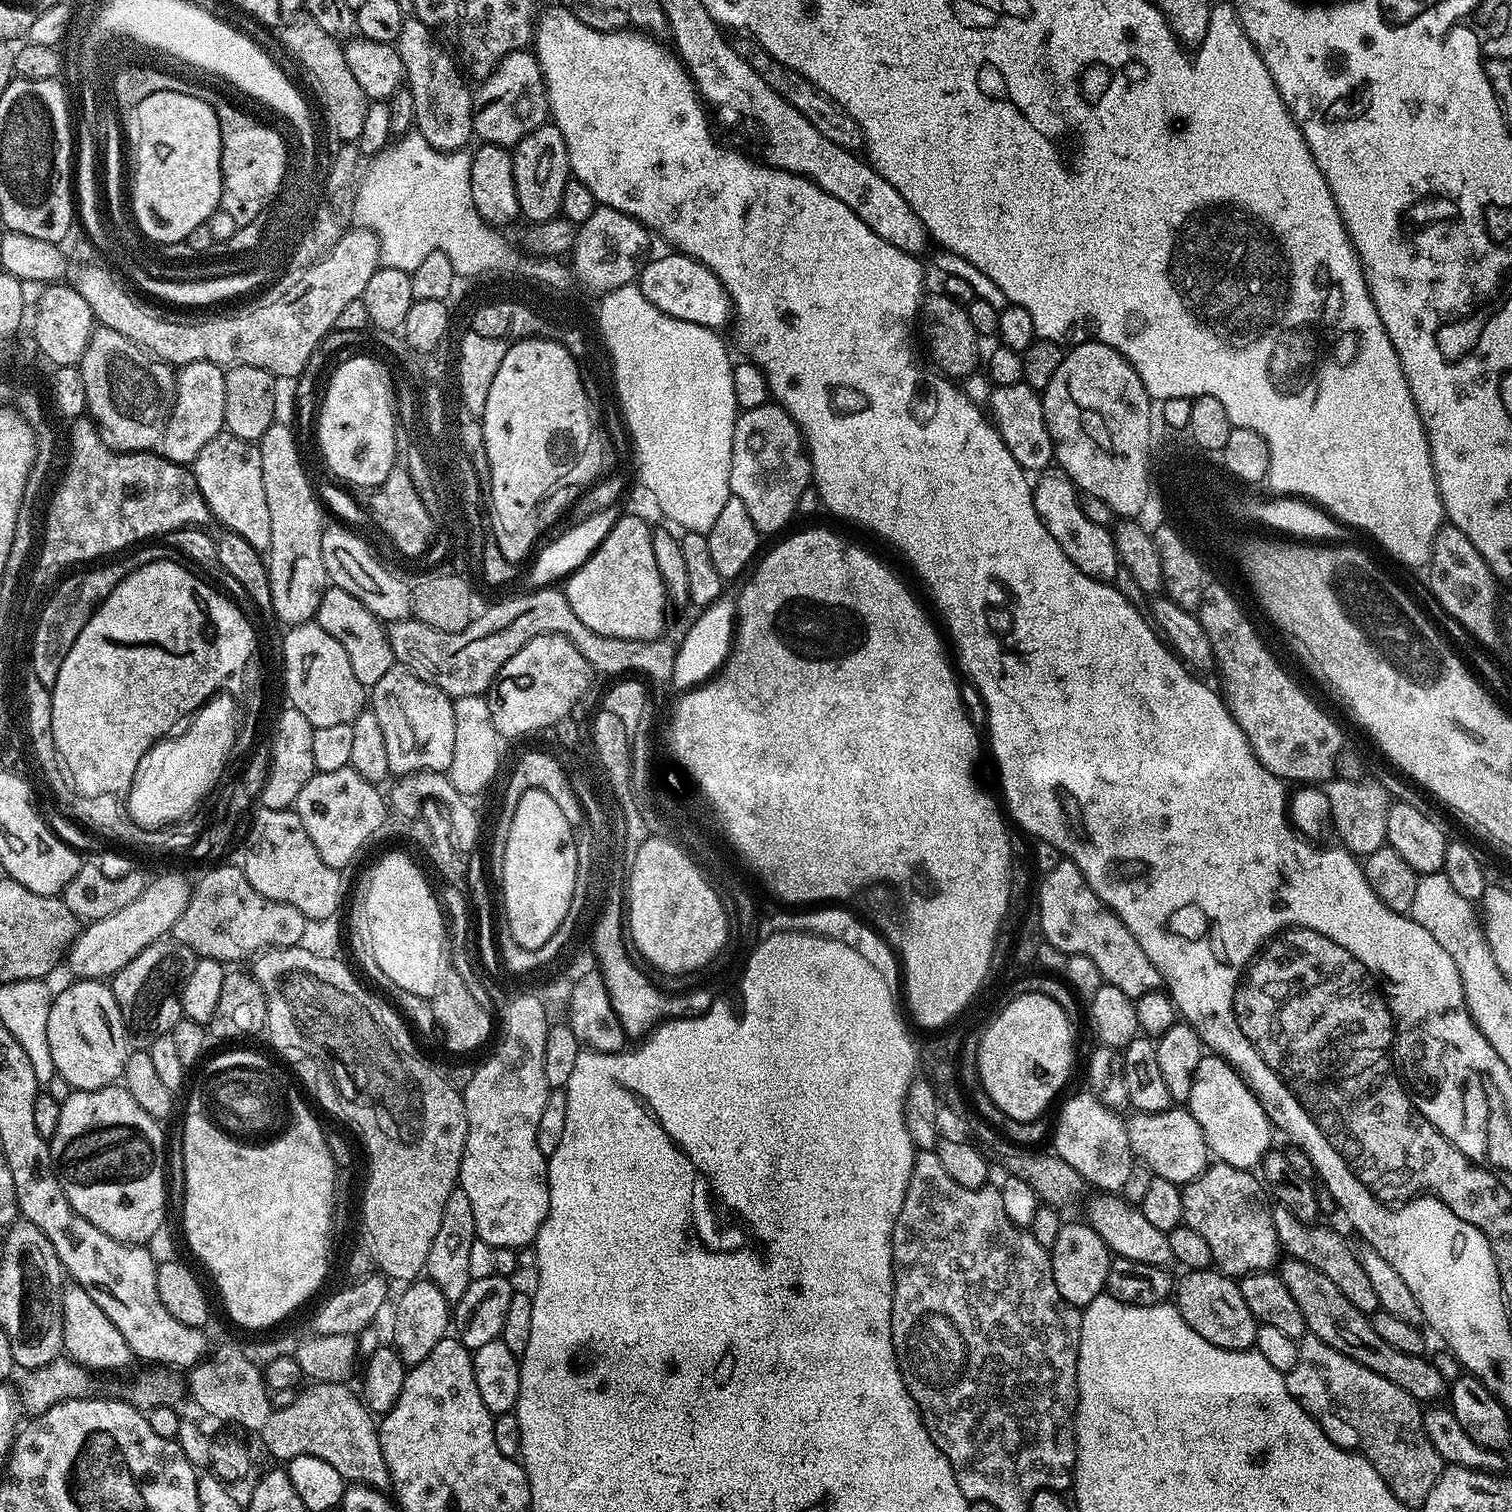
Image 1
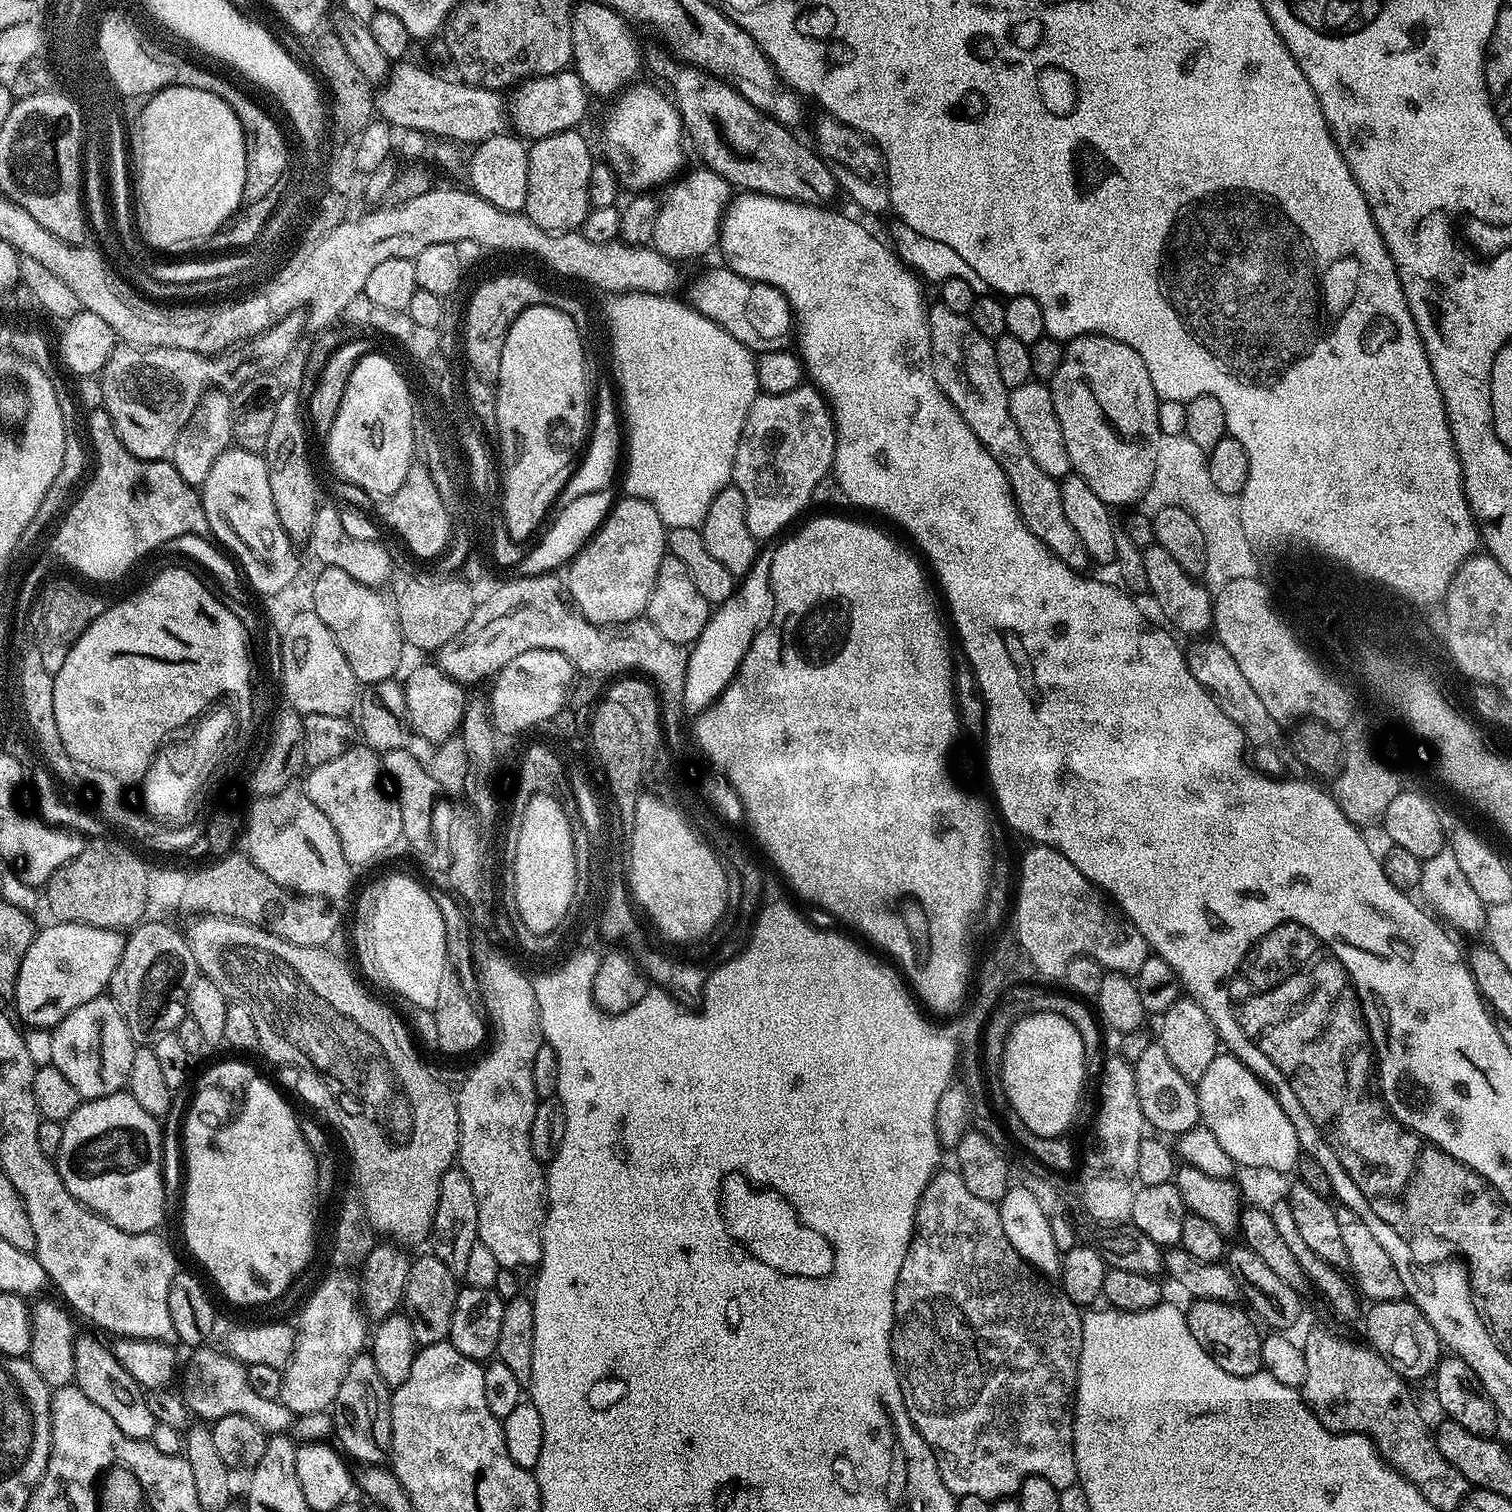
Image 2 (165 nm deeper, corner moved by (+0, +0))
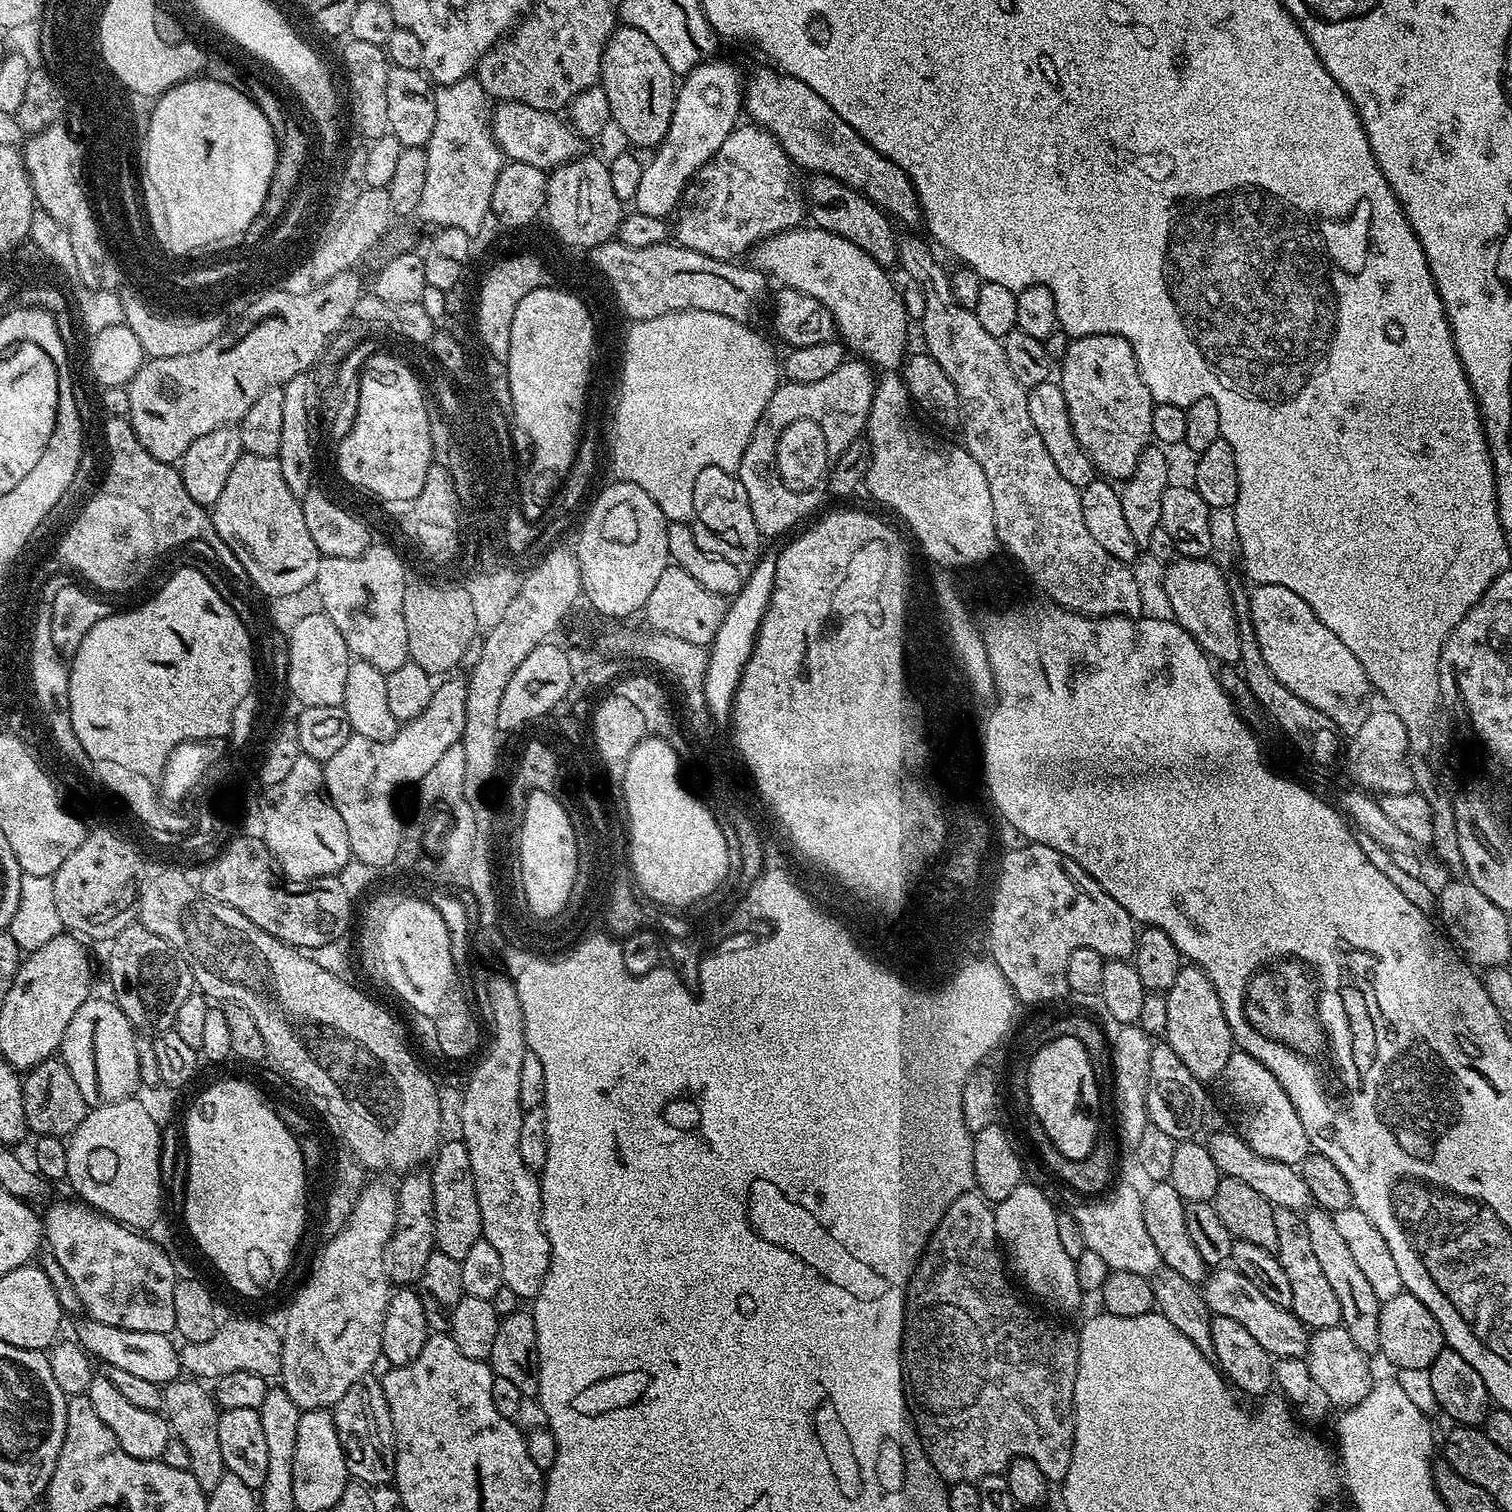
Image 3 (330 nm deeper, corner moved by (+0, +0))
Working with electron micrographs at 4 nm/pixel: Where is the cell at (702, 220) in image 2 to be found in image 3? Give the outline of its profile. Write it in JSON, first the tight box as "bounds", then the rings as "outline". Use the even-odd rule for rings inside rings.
{"bounds":[674,122,806,260],"outline":[[[751,122],[741,123],[722,142],[717,154],[688,181],[674,212],[674,240],[681,248],[689,248],[698,254],[706,254],[715,260],[737,259],[736,255],[766,236],[795,228],[805,219],[806,208],[798,195],[798,188],[792,185],[794,165],[782,146],[766,129]]]}

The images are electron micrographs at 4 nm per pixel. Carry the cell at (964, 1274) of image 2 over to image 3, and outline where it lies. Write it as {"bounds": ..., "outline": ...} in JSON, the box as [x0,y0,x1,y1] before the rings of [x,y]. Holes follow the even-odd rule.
{"bounds":[900,1190,1080,1482],"outline":[[[973,1190],[964,1192],[955,1200],[946,1210],[946,1214],[942,1214],[942,1218],[938,1222],[938,1226],[932,1232],[932,1237],[928,1240],[924,1253],[920,1255],[920,1260],[916,1263],[916,1268],[912,1271],[912,1279],[908,1282],[908,1295],[904,1297],[904,1341],[900,1344],[900,1362],[904,1365],[904,1398],[909,1405],[914,1406],[910,1412],[910,1419],[916,1429],[916,1434],[920,1438],[920,1445],[924,1448],[924,1452],[928,1455],[928,1460],[932,1463],[932,1469],[944,1482],[977,1482],[986,1478],[992,1473],[1003,1473],[1007,1469],[1011,1460],[1022,1458],[1030,1458],[1038,1465],[1038,1470],[1042,1470],[1044,1477],[1050,1482],[1063,1482],[1066,1478],[1066,1470],[1070,1470],[1070,1462],[1072,1461],[1072,1435],[1076,1429],[1074,1423],[1074,1413],[1072,1411],[1072,1399],[1074,1398],[1074,1382],[1076,1381],[1076,1367],[1078,1366],[1078,1354],[1080,1346],[1075,1335],[1072,1336],[1064,1328],[1055,1328],[1048,1320],[1043,1320],[1040,1316],[1035,1316],[1022,1301],[1016,1297],[1016,1292],[1012,1289],[1013,1281],[1008,1281],[1009,1273],[1006,1271],[1006,1260],[1002,1255],[1002,1249],[996,1239],[996,1213],[993,1205],[985,1200],[979,1192]]]}

